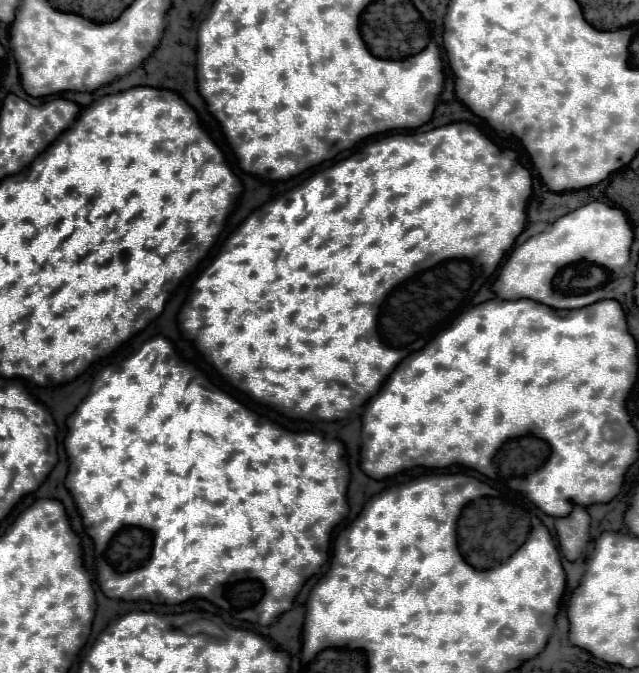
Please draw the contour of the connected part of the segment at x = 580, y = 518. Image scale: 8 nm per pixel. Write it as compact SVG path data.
M576 507L570 515L564 519L556 519L556 535L560 549L566 559L576 561L588 541L590 531L590 515L584 507Z

